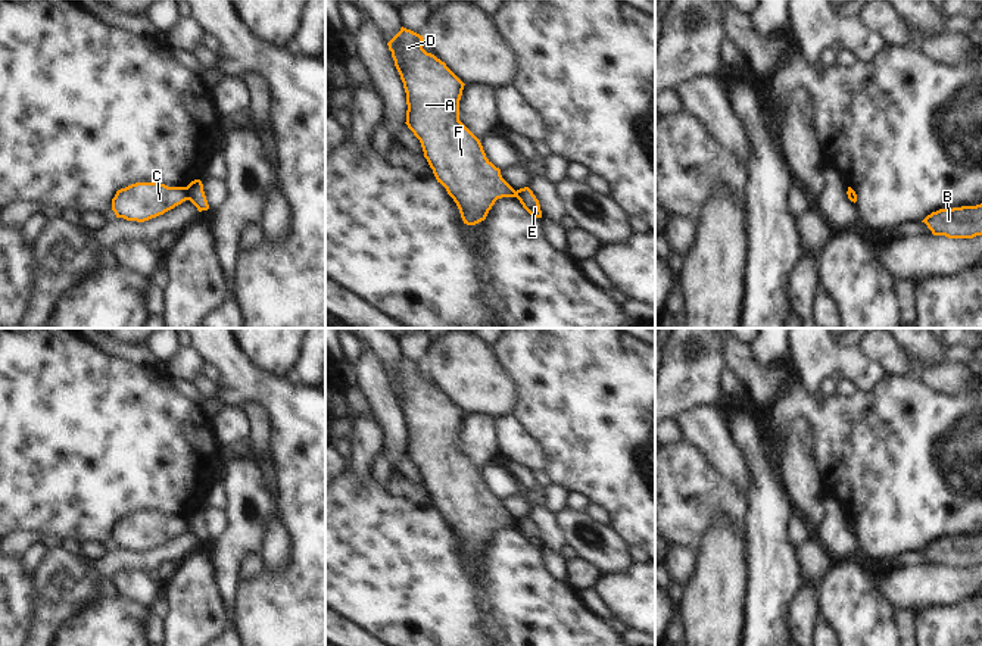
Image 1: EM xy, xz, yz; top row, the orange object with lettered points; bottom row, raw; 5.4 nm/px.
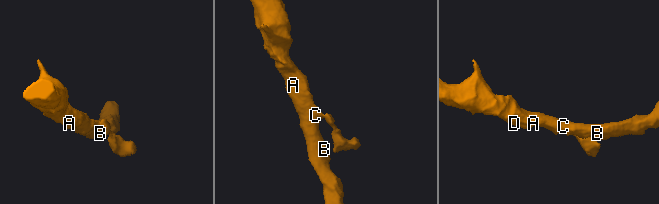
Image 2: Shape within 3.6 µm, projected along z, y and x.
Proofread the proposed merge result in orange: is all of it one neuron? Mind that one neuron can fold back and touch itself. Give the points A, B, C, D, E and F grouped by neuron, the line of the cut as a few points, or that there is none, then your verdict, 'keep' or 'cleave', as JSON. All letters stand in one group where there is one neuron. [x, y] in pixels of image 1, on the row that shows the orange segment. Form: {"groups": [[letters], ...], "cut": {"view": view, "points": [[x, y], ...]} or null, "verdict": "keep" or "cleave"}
{"groups": [["A", "B", "C", "D", "F"], ["E"]], "cut": {"view": "xy", "points": [[184, 187], [189, 199]]}, "verdict": "cleave"}

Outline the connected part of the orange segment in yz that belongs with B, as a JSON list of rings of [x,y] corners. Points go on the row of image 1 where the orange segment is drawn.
[[[982,203],[976,206],[939,209],[928,215],[922,222],[928,225],[933,235],[973,238],[982,235]]]

